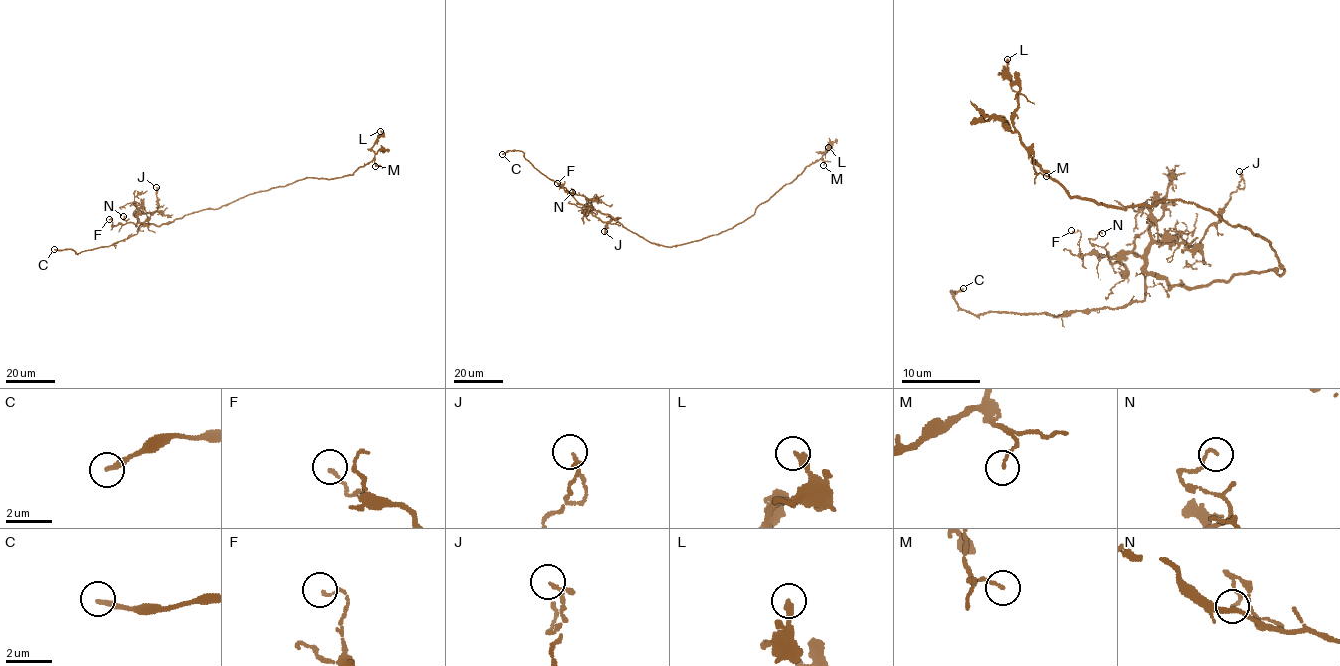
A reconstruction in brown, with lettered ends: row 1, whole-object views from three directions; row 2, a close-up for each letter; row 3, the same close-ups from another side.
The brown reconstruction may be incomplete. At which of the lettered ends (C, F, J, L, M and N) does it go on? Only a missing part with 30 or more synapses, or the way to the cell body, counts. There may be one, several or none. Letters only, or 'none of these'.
C

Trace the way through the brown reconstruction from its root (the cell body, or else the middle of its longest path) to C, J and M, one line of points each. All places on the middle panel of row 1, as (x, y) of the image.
C: (676, 245), (650, 243), (609, 214), (584, 206), (541, 174), (521, 151), (502, 154)
J: (676, 245), (650, 243), (609, 214), (587, 206), (592, 214), (607, 223), (604, 231)
M: (676, 245), (732, 229), (750, 217), (760, 204), (792, 182), (807, 166), (821, 159), (823, 165)

